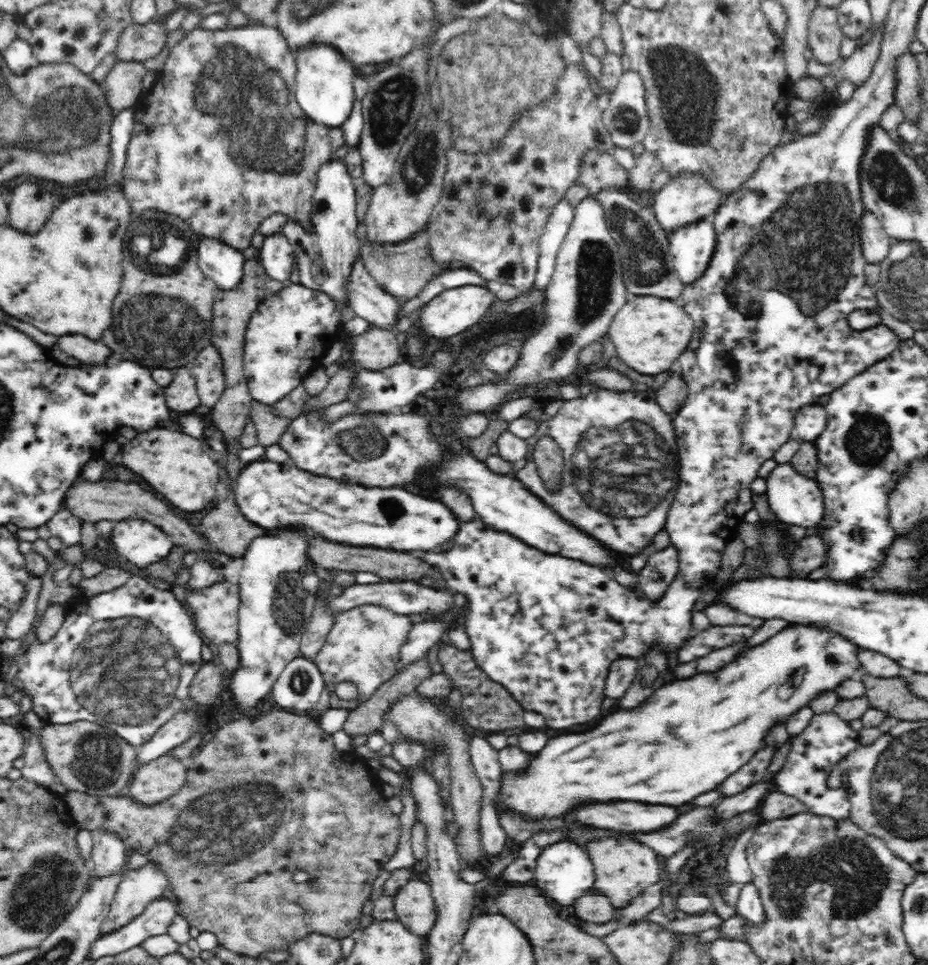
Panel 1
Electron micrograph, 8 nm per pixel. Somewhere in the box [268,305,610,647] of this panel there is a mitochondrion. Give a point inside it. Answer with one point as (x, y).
(292, 594)

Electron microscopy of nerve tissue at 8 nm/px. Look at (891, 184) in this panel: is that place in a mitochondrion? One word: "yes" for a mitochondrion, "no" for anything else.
yes

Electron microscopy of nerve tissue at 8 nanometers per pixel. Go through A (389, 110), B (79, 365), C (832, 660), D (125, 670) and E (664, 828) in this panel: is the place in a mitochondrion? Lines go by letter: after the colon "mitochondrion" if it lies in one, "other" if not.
A: mitochondrion
B: other
C: other
D: mitochondrion
E: other

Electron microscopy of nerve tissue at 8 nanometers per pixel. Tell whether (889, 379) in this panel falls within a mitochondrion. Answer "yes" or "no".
no

